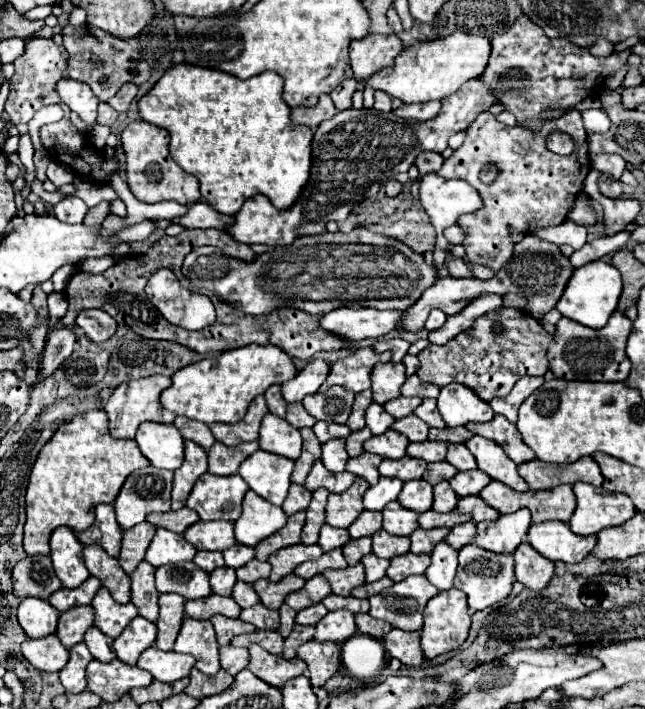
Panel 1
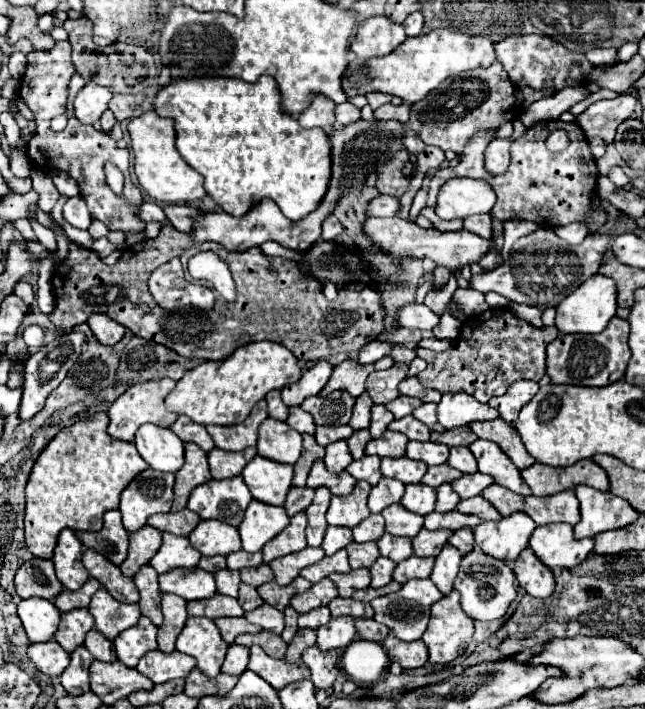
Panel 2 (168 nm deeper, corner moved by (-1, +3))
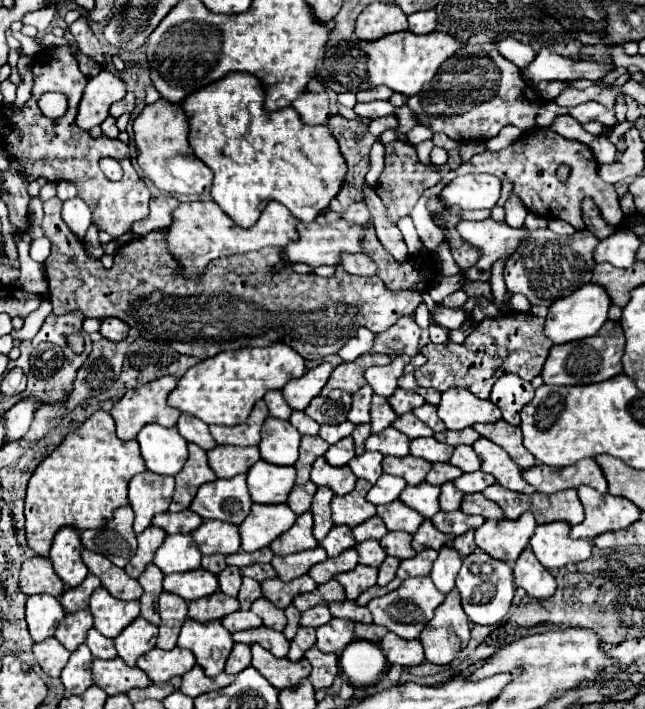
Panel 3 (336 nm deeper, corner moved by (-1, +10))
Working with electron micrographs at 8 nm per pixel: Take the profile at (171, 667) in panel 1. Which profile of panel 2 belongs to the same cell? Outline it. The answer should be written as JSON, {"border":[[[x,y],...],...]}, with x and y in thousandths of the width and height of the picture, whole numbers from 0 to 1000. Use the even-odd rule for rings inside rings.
{"border":[[[239,915],[217,929],[211,944],[223,949],[236,963],[257,963],[276,955],[291,955],[301,941],[304,932],[295,924],[285,924],[279,918],[251,921],[248,915]]]}

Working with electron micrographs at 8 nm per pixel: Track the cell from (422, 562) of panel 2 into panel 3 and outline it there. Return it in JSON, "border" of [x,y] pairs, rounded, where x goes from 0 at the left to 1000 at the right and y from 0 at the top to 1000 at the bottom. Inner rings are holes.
{"border":[[[654,776],[642,787],[623,790],[614,812],[623,818],[629,818],[636,812],[664,812],[670,804],[670,793],[676,790],[676,781],[679,781],[676,776]]]}

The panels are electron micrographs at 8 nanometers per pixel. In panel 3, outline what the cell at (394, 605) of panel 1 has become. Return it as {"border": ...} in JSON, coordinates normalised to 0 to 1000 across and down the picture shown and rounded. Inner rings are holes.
{"border":[[[664,812],[660,815],[629,815],[617,832],[611,832],[611,835],[592,841],[592,843],[580,843],[571,852],[571,860],[580,869],[580,880],[598,883],[605,891],[617,894],[620,900],[639,903],[639,900],[651,897],[654,886],[670,874],[673,860],[685,849],[688,849],[688,838],[679,835],[670,815],[664,815]]]}

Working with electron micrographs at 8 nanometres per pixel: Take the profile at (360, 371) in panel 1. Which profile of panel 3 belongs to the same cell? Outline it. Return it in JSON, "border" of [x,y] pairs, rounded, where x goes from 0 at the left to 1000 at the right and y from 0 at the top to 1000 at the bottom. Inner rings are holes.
{"border":[[[564,499],[561,505],[552,505],[549,511],[533,511],[518,519],[509,542],[499,550],[499,559],[505,559],[518,547],[533,550],[540,556],[552,556],[567,542],[564,525],[574,516],[592,516],[592,513],[605,513],[605,511],[608,511],[608,505],[602,499]]]}

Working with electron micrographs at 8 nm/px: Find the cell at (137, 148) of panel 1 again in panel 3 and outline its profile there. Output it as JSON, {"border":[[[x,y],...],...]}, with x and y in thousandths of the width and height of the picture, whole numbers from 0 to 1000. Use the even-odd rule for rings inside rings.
{"border":[[[242,141],[208,169],[208,200],[214,209],[214,234],[239,257],[242,265],[260,274],[319,274],[329,262],[329,243],[310,223],[301,220],[291,203],[291,166],[282,150],[270,150],[257,141]]]}

